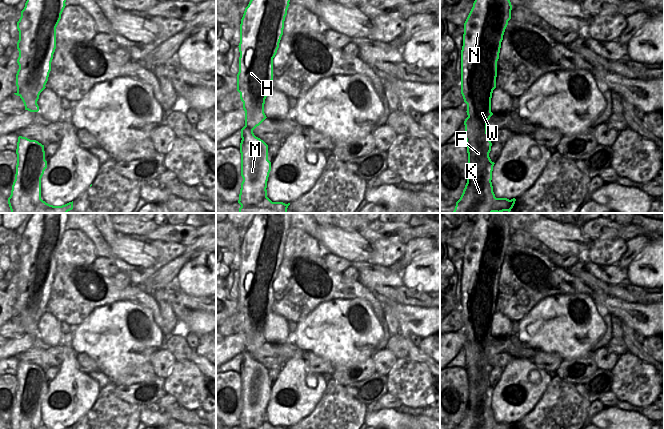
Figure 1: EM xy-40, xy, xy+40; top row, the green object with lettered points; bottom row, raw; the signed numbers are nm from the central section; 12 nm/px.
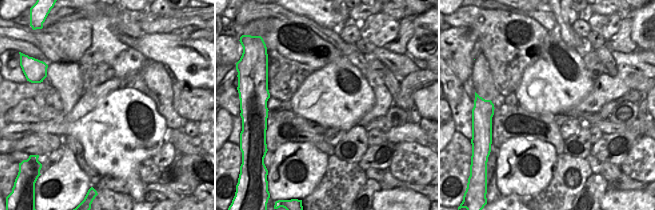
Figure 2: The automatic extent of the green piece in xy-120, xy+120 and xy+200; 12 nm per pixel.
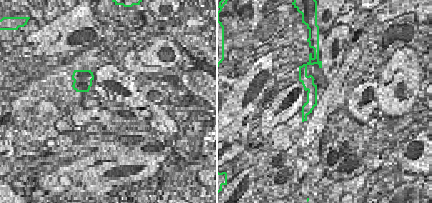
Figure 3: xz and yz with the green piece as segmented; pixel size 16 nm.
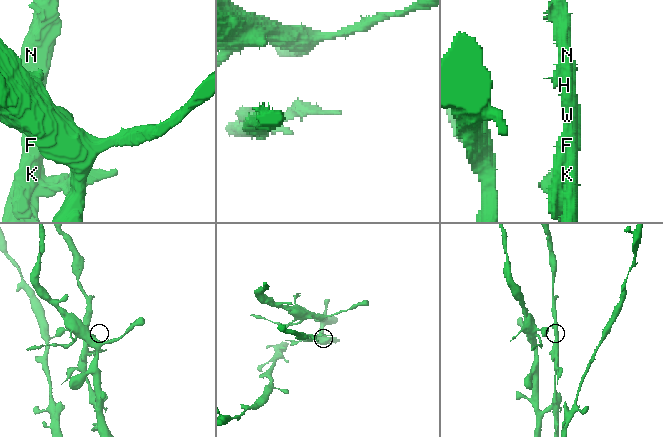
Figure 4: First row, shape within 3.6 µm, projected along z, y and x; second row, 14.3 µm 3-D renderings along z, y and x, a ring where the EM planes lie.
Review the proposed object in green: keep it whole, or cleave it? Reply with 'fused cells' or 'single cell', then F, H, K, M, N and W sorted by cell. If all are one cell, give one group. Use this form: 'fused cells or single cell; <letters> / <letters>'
fused cells; F H K N W / M

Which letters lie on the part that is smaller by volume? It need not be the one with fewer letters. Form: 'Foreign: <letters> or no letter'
Foreign: M

